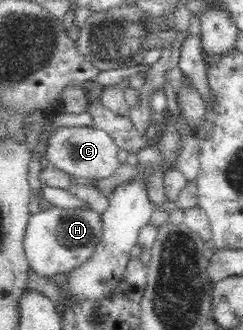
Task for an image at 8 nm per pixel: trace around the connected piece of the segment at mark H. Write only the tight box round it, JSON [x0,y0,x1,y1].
[23,205,102,278]

